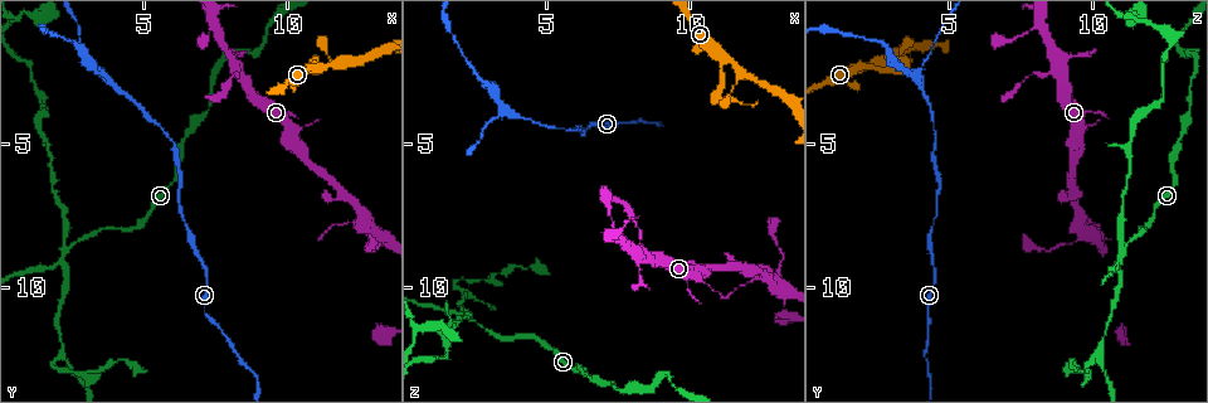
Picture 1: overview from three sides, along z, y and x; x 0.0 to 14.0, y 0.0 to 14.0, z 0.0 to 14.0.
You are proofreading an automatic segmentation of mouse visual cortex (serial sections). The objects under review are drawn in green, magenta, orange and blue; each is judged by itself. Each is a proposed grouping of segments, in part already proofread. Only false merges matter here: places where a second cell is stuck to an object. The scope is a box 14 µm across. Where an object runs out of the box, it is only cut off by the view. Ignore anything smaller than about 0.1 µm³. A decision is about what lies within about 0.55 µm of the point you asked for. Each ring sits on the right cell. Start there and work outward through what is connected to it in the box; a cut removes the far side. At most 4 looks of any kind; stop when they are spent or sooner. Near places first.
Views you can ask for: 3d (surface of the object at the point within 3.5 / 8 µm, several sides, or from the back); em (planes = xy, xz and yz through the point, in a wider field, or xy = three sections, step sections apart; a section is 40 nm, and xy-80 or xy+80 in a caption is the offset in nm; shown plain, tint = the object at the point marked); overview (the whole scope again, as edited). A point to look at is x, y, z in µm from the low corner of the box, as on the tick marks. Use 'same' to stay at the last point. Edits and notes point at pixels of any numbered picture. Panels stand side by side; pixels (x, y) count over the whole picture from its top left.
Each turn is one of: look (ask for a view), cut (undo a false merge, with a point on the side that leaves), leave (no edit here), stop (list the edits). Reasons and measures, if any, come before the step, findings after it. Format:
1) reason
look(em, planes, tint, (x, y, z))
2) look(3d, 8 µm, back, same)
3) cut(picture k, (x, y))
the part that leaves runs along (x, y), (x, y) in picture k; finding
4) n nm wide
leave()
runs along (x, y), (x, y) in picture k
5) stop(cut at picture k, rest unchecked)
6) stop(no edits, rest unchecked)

branch point
look(3d, 8 µm, (3.6, 2.7, 3.9))

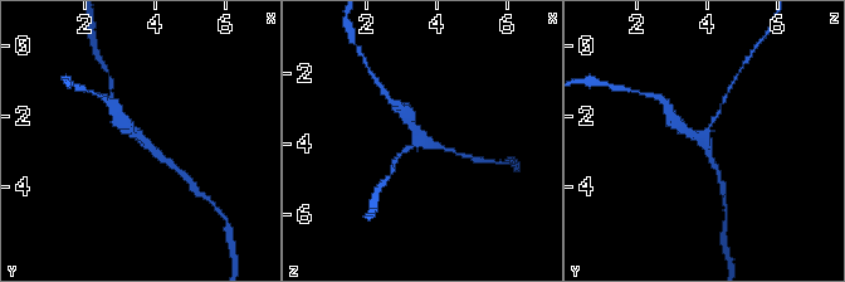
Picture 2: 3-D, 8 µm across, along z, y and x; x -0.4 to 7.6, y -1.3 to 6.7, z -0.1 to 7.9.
shape alone is not enough
look(em, planes, tint, (3.7, 2.7, 3.8))

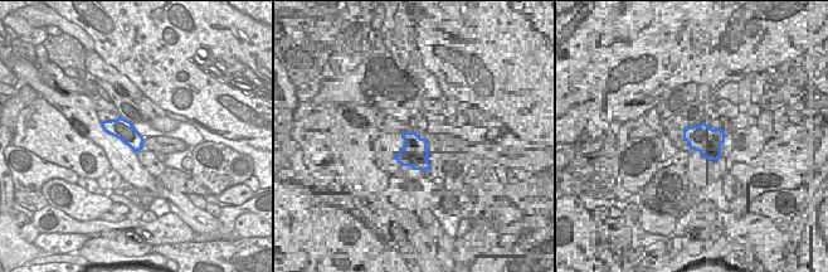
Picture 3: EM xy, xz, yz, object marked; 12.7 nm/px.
arms of 150, 150, 300 nm
leave()
runs along (169, 163), (125, 124) in picture 2; all the same cell

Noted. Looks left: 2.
abrupt turn
look(3d, 3.5 µm, (2.5, 8.6, 11.0))

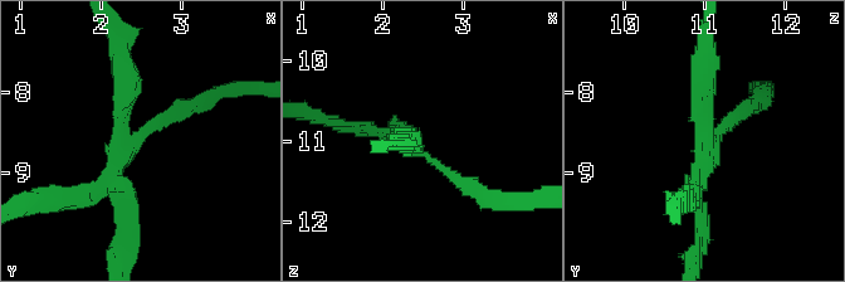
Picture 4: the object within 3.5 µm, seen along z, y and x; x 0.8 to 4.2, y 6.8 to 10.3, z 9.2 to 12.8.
3 arms; arms of 200, 200, 250 nm; shape alone is not enough
look(em, xy, step 3, tint, (2.40, 8.60, 11.10))

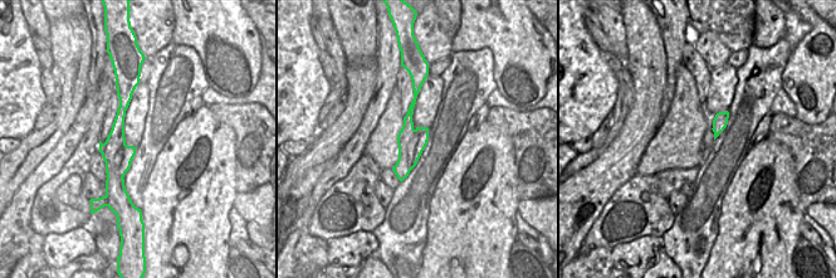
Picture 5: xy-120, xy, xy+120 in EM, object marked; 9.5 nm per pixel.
cut(picture 4, (699, 239))
border along (415, 130), (406, 145), (410, 169) in picture 5; two cells meet here

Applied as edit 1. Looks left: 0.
stop(cut at picture 4, rest unchecked)

